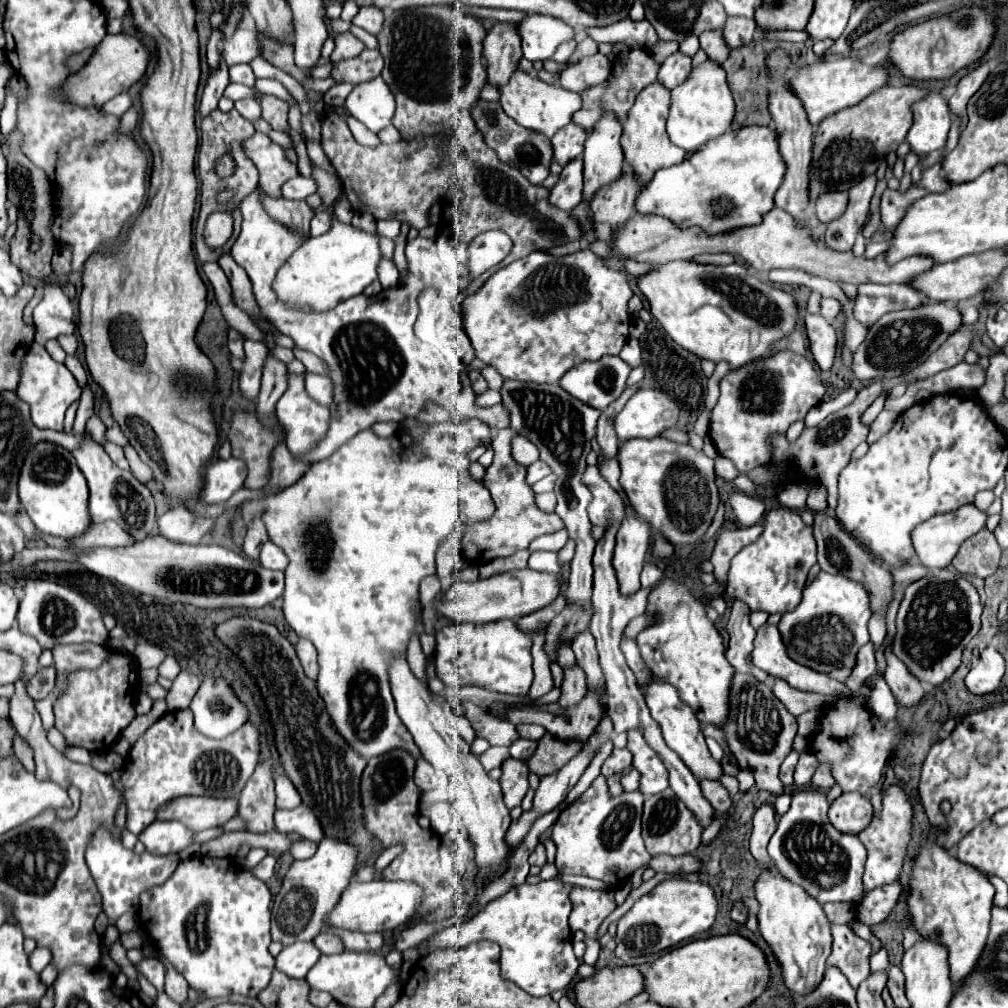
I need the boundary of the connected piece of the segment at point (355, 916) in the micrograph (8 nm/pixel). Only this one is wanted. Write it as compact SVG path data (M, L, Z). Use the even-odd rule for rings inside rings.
M383 878L373 882L353 880L341 894L337 908L333 910L333 916L329 916L329 924L347 928L347 930L359 930L359 932L395 930L403 926L417 912L423 898L425 898L425 892L417 882L389 882Z

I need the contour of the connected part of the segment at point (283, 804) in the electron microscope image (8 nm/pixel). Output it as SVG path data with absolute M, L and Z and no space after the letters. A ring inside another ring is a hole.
M275 776L275 792L277 792L277 808L295 808L301 804L301 796L295 790L293 782L285 776Z

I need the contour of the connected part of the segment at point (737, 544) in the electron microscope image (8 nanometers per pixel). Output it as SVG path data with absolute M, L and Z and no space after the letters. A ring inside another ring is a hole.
M721 528L719 536L715 540L715 548L711 554L711 564L713 564L713 574L717 578L717 584L727 582L727 572L731 566L731 558L747 544L755 542L761 532L737 532L733 528Z

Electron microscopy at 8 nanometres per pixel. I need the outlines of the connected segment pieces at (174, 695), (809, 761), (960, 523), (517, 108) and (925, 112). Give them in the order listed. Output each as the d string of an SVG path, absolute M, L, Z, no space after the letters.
M187 670L179 672L167 696L169 710L185 710L189 706L189 700L195 696L195 690L199 688L199 684L201 684L201 678L197 674L191 674Z
M803 752L799 756L799 762L797 762L797 768L795 768L795 776L793 776L795 778L795 786L797 788L807 786L811 782L811 778L813 778L815 770L817 770L817 760L813 760L813 754Z
M963 504L953 512L937 514L929 518L925 524L919 524L913 530L913 546L919 560L929 568L947 568L953 556L959 552L961 544L985 528L985 520L987 520L987 512L979 510L975 504Z
M515 70L513 76L509 78L507 84L497 86L501 98L501 106L503 110L521 126L545 134L547 138L551 138L557 130L561 130L563 126L567 126L571 122L571 116L581 108L581 96L577 92L565 90L563 86L551 86L543 80L539 80L537 76L523 72L523 70Z
M929 92L927 100L913 104L913 126L907 134L911 150L919 156L929 154L945 146L947 132L951 126L951 112L941 92Z

